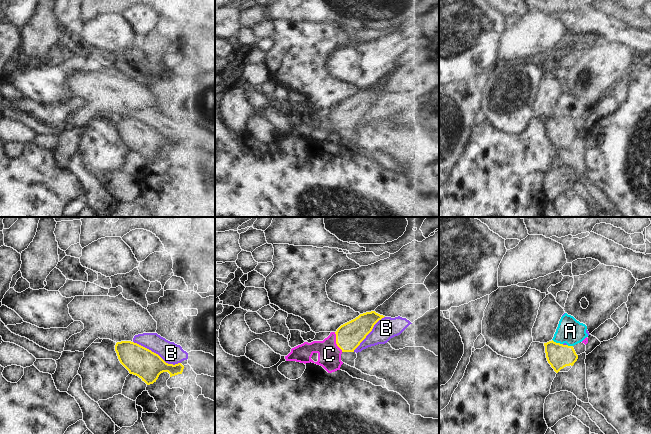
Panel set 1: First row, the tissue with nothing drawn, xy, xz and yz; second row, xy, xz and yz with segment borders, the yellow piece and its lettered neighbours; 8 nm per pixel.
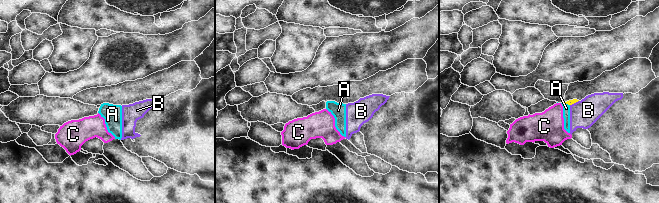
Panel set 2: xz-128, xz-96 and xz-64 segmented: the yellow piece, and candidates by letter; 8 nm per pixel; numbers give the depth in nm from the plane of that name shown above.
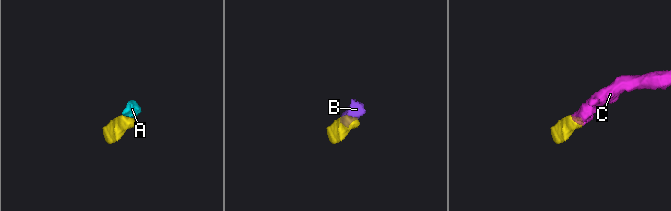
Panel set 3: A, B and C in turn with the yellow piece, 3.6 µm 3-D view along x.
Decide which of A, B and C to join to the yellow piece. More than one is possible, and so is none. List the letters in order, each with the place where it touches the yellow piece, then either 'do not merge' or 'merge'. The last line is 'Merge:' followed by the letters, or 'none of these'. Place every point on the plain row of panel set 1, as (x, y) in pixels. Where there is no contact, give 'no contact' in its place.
A: contact yz (557, 119); do not merge
B: contact xy (157, 130); do not merge
C: contact xz (336, 118); merge
Merge: C

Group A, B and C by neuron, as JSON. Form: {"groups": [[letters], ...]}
{"groups": [["A", "B"], ["C"]]}

